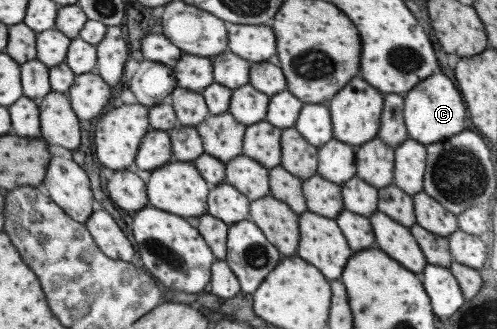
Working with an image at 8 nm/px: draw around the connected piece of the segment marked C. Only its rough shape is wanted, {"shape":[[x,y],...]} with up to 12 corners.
{"shape":[[443,73],[403,98],[409,139],[428,145],[461,132],[466,104]]}

